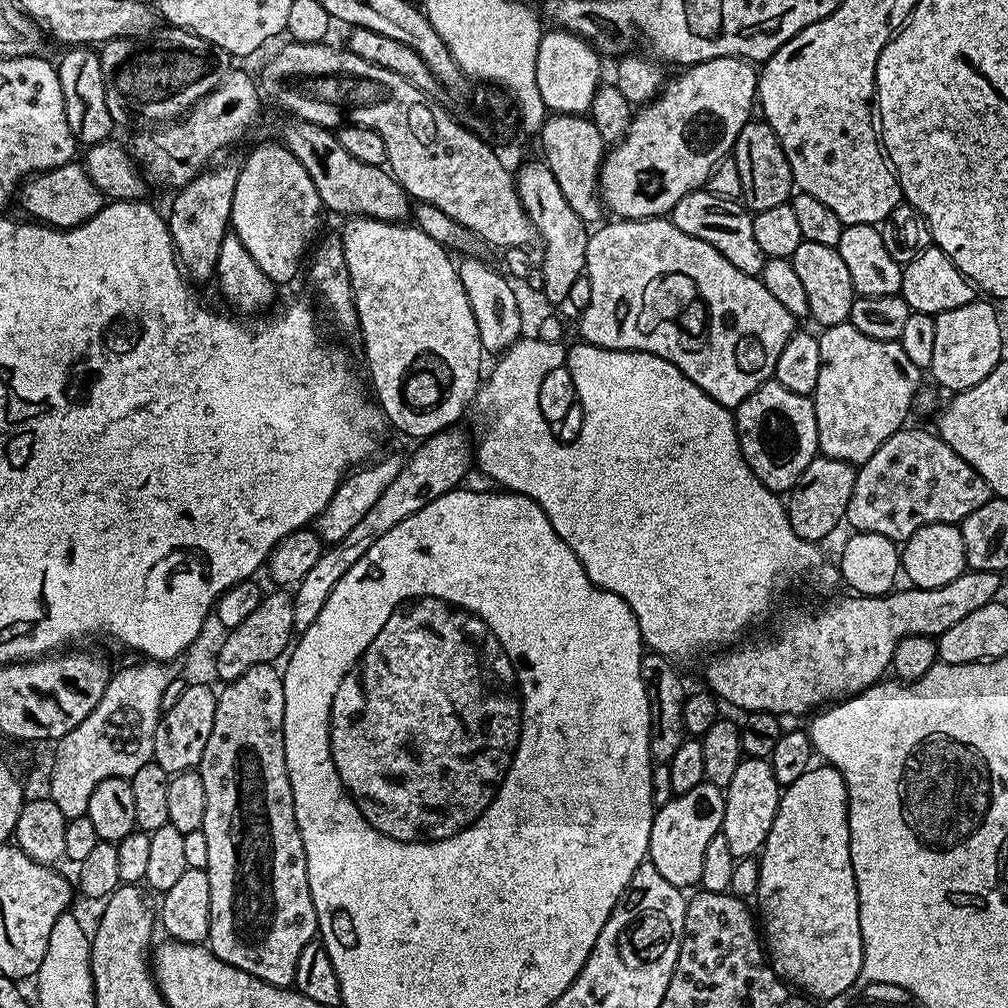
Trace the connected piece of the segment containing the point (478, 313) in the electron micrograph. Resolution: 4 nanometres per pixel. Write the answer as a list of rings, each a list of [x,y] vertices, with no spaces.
[[[464,258],[468,260],[459,261],[458,271],[462,290],[466,290],[466,298],[470,298],[470,306],[474,310],[474,322],[478,322],[478,338],[480,339],[481,349],[485,353],[496,352],[503,354],[508,351],[509,346],[521,339],[524,328],[524,320],[520,317],[520,304],[516,301],[516,292],[512,289],[513,281],[509,279],[503,271],[495,272],[484,258]]]

